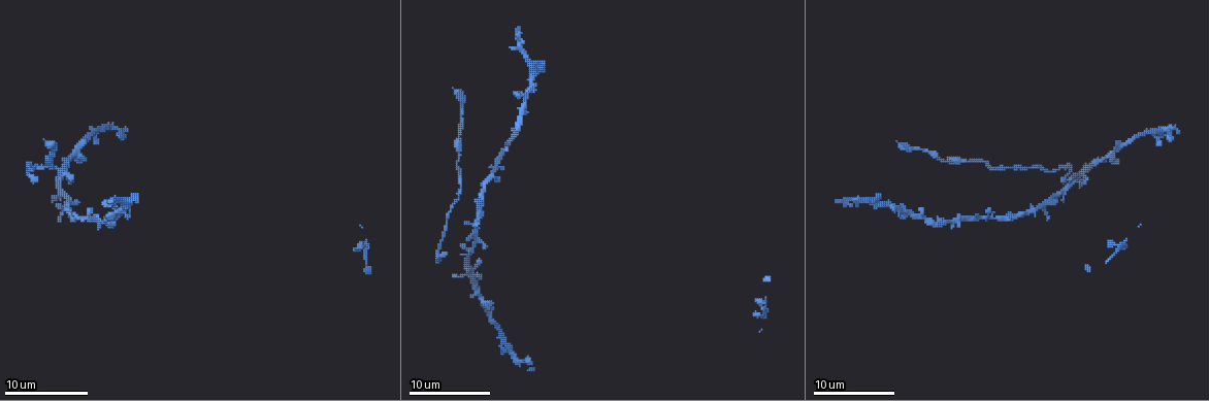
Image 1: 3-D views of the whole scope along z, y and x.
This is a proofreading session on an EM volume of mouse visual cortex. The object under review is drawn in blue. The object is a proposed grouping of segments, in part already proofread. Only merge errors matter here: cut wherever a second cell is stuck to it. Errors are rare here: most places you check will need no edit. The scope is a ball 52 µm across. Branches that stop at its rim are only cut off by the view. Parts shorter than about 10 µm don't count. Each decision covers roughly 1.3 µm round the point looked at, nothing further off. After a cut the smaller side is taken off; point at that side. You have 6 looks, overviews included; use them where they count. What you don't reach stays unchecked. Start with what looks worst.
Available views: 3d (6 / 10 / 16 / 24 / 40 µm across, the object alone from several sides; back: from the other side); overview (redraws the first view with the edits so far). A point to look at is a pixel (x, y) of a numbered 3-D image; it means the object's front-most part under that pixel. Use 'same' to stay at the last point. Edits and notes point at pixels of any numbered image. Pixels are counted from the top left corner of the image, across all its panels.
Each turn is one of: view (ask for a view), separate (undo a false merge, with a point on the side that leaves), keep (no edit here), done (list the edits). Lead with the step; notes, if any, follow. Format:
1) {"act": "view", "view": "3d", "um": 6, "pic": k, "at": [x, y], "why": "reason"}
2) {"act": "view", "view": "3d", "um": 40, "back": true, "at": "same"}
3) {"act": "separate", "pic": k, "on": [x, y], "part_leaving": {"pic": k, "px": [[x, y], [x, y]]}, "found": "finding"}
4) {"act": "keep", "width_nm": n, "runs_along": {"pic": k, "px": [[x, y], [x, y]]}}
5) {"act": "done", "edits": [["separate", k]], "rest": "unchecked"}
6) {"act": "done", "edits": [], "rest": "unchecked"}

{"act": "view", "view": "3d", "um": 6, "pic": 1, "at": [996, 169], "why": "thin neck"}

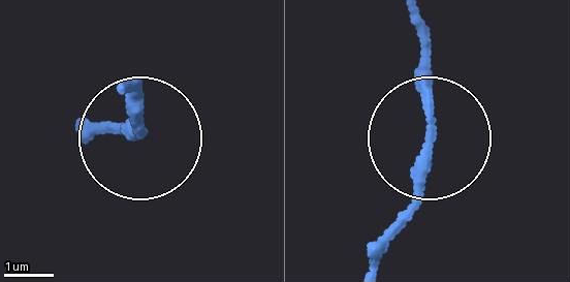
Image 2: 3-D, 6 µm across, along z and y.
{"act": "view", "view": "3d", "um": 6, "back": true, "pic": 2, "at": [433, 121]}

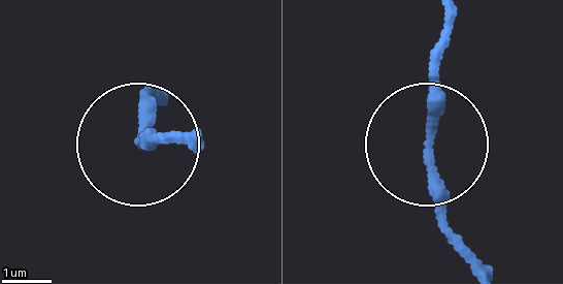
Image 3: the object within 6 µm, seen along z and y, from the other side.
{"act": "keep", "width_nm": 220, "found": "all the same cell"}

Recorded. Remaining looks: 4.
{"act": "view", "view": "3d", "um": 6, "pic": 1, "at": [1048, 197], "why": "three arms meet"}

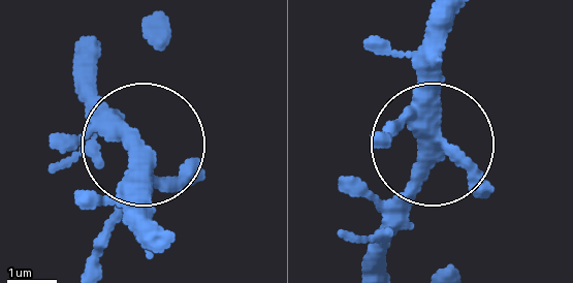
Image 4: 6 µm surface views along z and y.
{"act": "keep", "found": "one cell here"}

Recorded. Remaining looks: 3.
{"act": "view", "view": "3d", "um": 10, "pic": 1, "at": [87, 220], "why": "side arm on a straight run"}

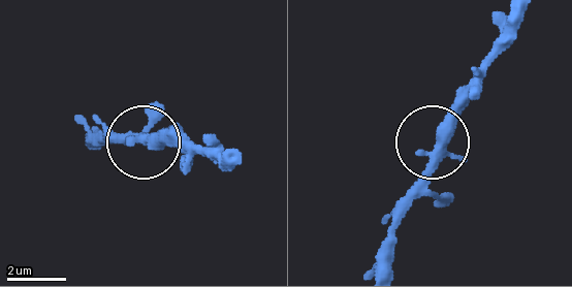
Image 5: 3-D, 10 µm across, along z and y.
{"act": "view", "view": "3d", "um": 6, "pic": 5, "at": [440, 138]}

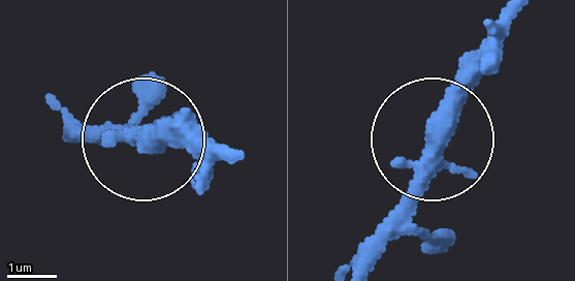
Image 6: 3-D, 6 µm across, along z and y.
{"act": "keep", "width_nm": 340, "runs_along": {"pic": 6, "px": [[74, 136], [205, 136]]}, "found": "one cell here"}

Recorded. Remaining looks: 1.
{"act": "done", "edits": [], "rest": "unchecked"}

